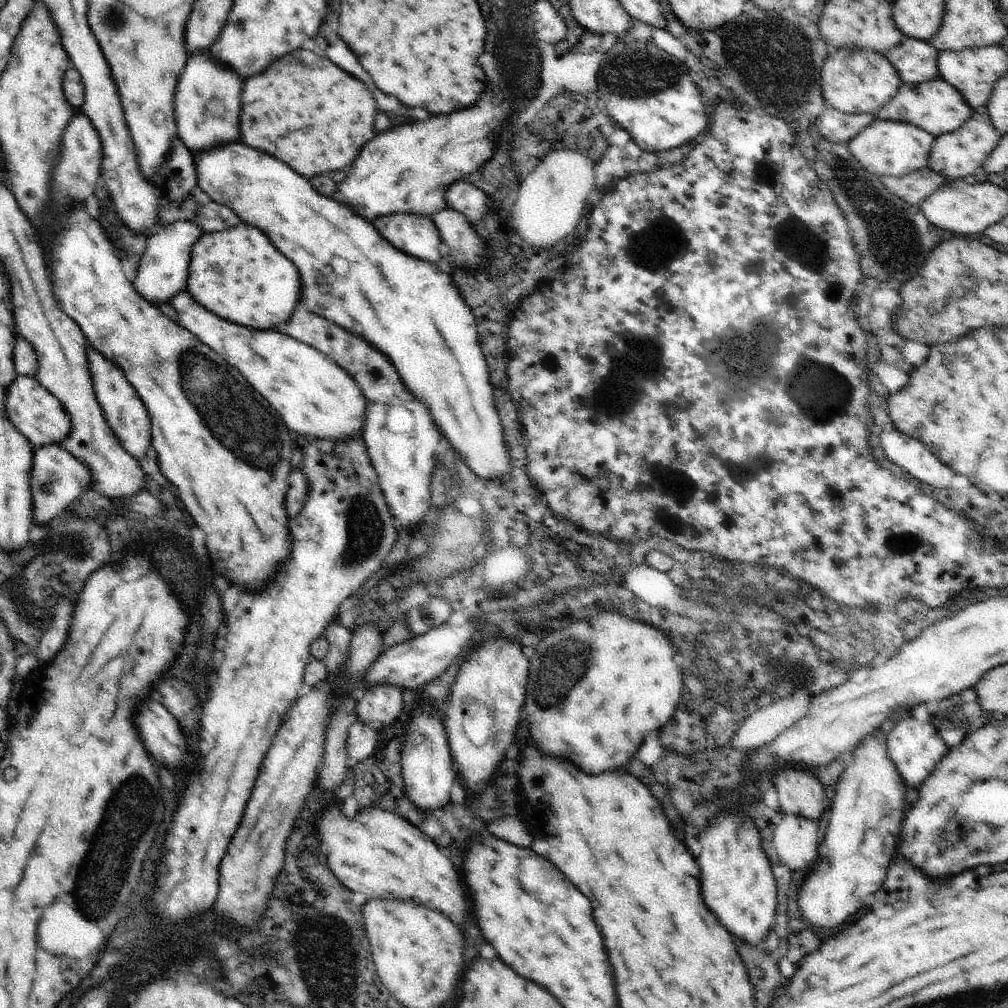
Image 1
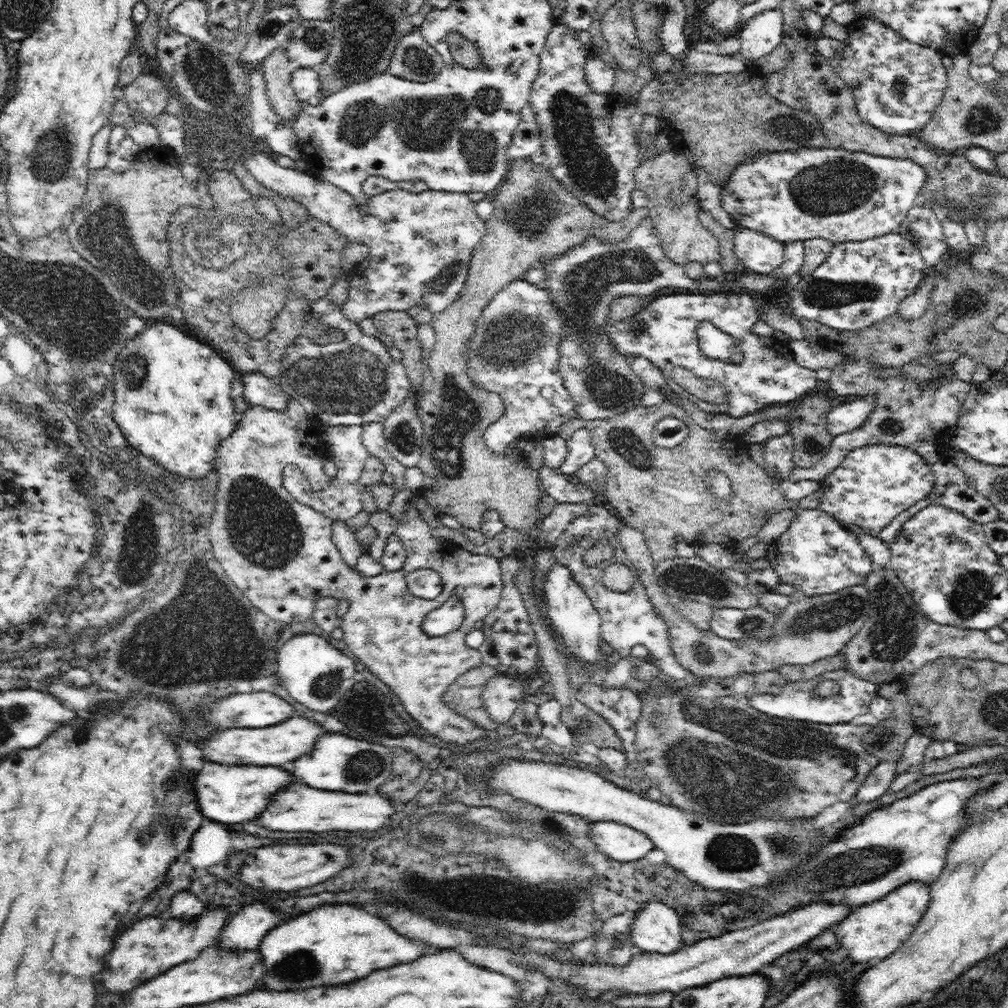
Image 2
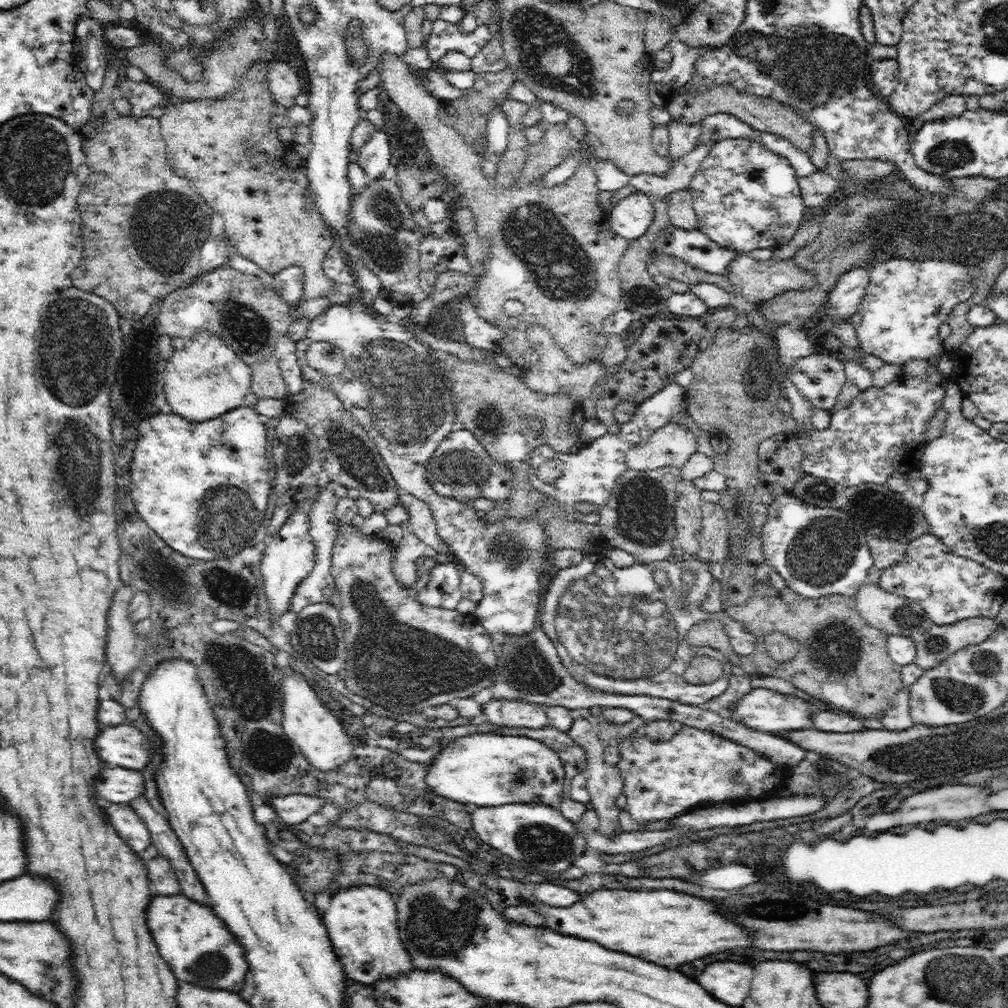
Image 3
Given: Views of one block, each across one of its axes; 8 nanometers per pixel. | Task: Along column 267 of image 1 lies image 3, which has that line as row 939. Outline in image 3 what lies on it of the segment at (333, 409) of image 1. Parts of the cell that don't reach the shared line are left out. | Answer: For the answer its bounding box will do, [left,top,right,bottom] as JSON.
[322,886,412,985]

